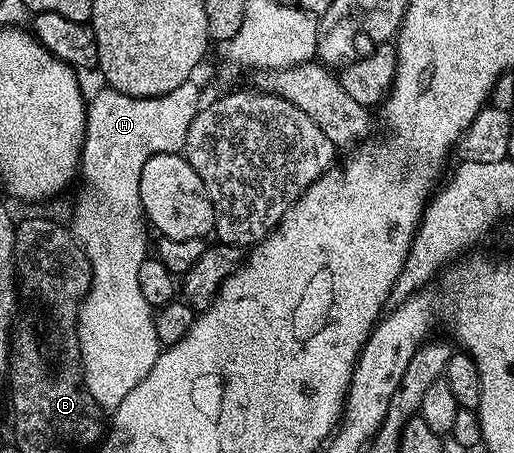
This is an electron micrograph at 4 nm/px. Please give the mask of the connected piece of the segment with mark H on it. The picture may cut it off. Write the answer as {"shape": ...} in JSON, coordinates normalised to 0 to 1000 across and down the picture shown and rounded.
{"shape":[[[360,183],[335,196],[335,205],[294,219],[249,214],[212,188],[198,188],[171,219],[167,298],[160,305],[156,353],[156,386],[158,393],[167,393],[167,424],[144,457],[140,517],[167,552],[179,594],[179,620],[152,693],[148,746],[152,790],[160,804],[160,843],[206,912],[220,909],[233,885],[241,885],[241,876],[249,876],[249,868],[257,868],[257,859],[265,859],[265,850],[272,850],[272,841],[288,832],[288,815],[296,815],[296,806],[304,806],[307,795],[311,759],[300,715],[302,680],[280,664],[270,636],[270,592],[288,570],[288,486],[272,444],[272,382],[280,382],[280,364],[288,364],[296,347],[311,338],[342,342],[360,327],[366,276],[374,276],[397,227],[381,183]]]}

